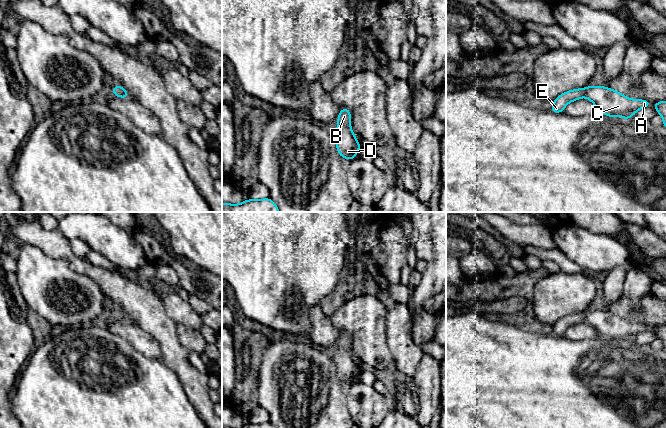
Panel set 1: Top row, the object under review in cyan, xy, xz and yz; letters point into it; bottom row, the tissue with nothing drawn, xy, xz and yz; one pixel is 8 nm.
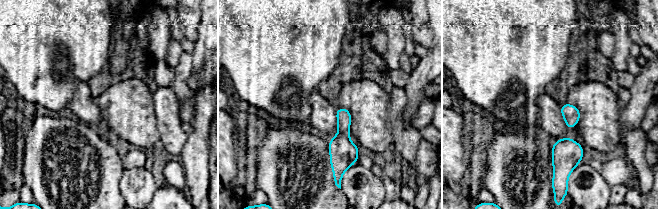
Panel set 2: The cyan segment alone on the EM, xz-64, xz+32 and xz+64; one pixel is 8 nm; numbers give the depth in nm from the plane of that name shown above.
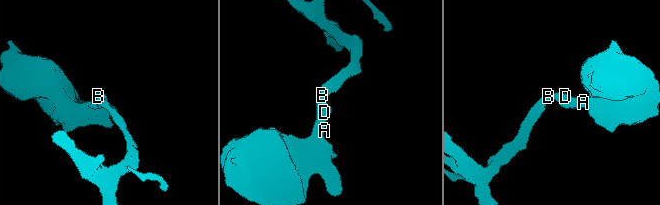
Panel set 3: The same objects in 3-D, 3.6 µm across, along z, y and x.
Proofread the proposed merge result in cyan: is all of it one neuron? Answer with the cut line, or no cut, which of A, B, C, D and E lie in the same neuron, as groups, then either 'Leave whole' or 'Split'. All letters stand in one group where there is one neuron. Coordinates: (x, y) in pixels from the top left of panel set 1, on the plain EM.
No split. Groups: A B C D E. Leave whole

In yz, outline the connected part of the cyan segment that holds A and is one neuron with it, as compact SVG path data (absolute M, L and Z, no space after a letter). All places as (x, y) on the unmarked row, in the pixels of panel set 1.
M589 309L586 312L573 313L560 318L553 325L550 335L553 337L564 336L568 327L583 321L589 323L599 337L611 342L620 340L625 344L630 343L638 334L651 329L651 326L646 323L631 323L609 311Z

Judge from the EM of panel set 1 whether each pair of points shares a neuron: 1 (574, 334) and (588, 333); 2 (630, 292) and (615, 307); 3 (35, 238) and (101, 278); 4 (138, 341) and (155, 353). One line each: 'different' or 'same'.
1: same
2: different
3: same
4: same

